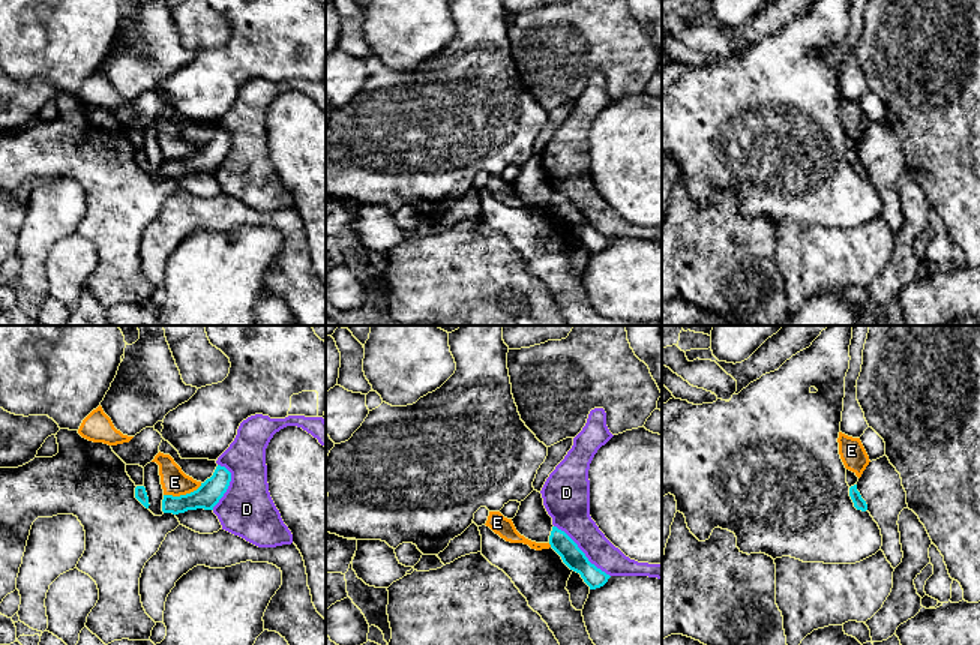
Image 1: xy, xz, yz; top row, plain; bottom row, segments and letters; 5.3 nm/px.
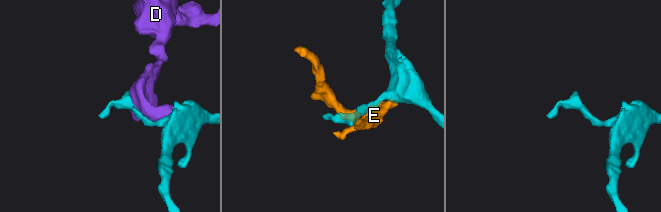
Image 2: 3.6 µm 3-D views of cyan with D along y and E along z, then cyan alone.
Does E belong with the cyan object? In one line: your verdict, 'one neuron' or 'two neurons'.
two neurons

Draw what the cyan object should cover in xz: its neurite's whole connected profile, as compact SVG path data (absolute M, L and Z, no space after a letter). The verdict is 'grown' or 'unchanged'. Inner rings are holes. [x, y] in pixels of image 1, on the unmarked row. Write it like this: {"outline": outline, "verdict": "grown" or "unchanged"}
{"outline": "M552 190L549 208L570 234L581 238L590 254L603 250L611 242L594 228L591 228L585 218L578 212L578 208L557 190Z", "verdict": "unchanged"}

